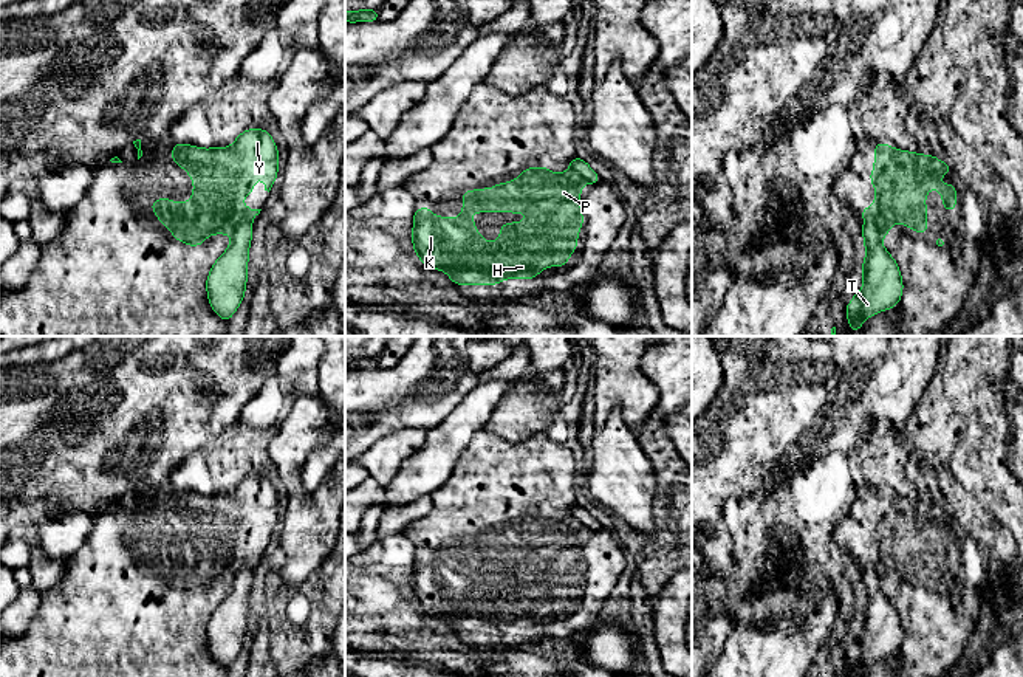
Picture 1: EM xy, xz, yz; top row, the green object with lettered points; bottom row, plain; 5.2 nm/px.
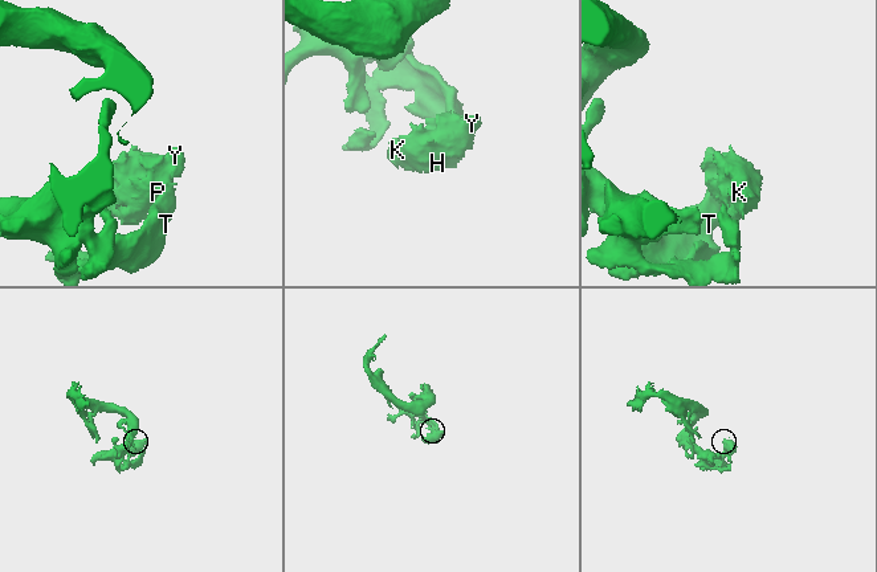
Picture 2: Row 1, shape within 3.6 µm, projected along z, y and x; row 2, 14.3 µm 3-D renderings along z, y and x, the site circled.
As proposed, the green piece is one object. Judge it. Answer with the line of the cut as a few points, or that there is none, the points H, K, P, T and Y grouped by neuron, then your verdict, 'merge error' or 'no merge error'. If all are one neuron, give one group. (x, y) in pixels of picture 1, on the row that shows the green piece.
cut in xy along (249, 222), (240, 223), (232, 234); H K P Y / T; merge error

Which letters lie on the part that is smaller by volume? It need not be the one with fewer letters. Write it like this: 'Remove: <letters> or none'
Remove: H, K, P, Y

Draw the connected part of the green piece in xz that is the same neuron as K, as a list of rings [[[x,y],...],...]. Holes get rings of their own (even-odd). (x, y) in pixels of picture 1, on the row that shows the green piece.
[[[526,167],[514,181],[461,194],[460,218],[435,217],[430,208],[413,214],[413,251],[426,268],[446,271],[455,285],[498,285],[501,279],[535,279],[545,266],[565,266],[579,246],[576,237],[585,217],[580,214],[580,187],[588,180],[570,169],[553,174],[548,167]],[[470,212],[531,212],[523,223],[500,225],[500,240],[486,242]]]

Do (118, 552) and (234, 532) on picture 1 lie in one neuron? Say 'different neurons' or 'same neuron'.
same neuron

